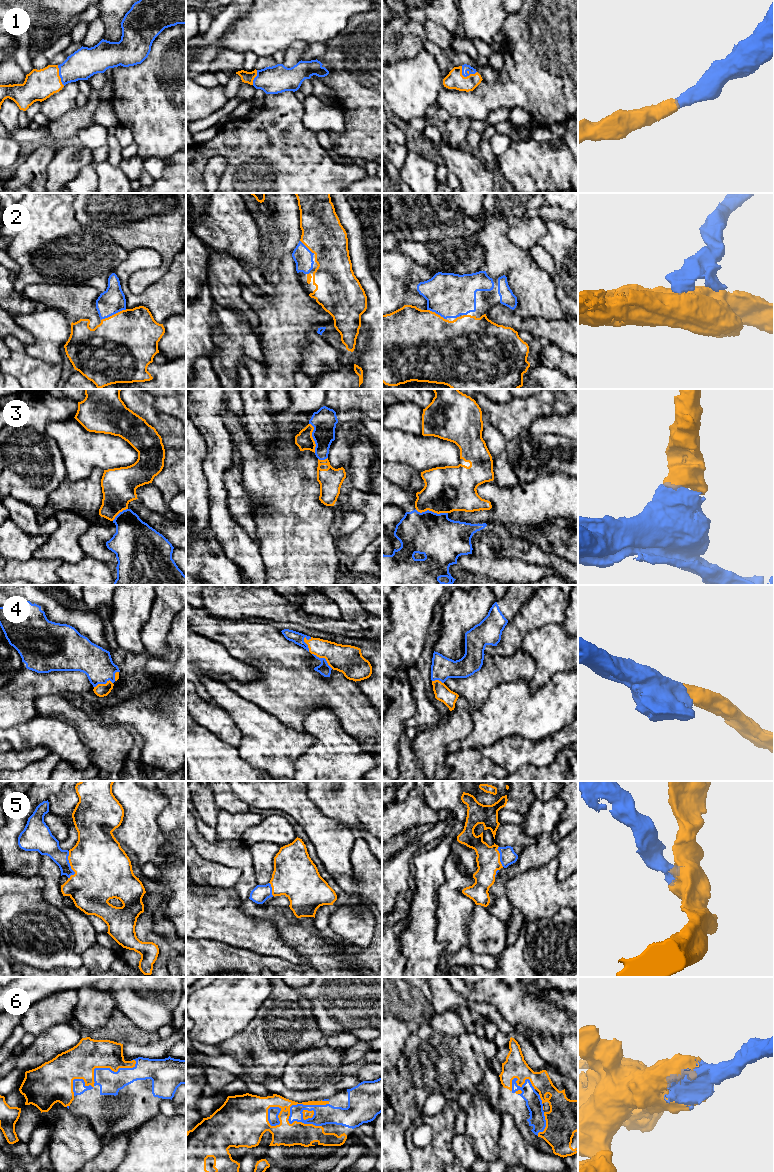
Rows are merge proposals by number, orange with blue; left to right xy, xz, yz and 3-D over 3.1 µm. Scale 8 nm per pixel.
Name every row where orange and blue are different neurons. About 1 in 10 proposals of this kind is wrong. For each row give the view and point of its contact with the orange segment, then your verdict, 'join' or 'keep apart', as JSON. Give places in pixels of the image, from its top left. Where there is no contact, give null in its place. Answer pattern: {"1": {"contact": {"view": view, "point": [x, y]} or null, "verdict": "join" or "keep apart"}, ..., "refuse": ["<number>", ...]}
{"1": {"contact": {"view": "yz", "point": [465, 77]}, "verdict": "join"}, "2": {"contact": {"view": "xy", "point": [114, 314]}, "verdict": "join"}, "3": {"contact": {"view": "yz", "point": [431, 510]}, "verdict": "join"}, "4": {"contact": {"view": "xz", "point": [323, 657]}, "verdict": "join"}, "5": {"contact": {"view": "xy", "point": [70, 865]}, "verdict": "join"}, "6": {"contact": {"view": "xy", "point": [93, 1074]}, "verdict": "join"}, "refuse": []}

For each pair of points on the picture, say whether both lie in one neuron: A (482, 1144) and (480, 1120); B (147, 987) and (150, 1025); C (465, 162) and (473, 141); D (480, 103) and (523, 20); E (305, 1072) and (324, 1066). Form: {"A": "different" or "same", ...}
{"A": "same", "B": "same", "C": "different", "D": "same", "E": "same"}

